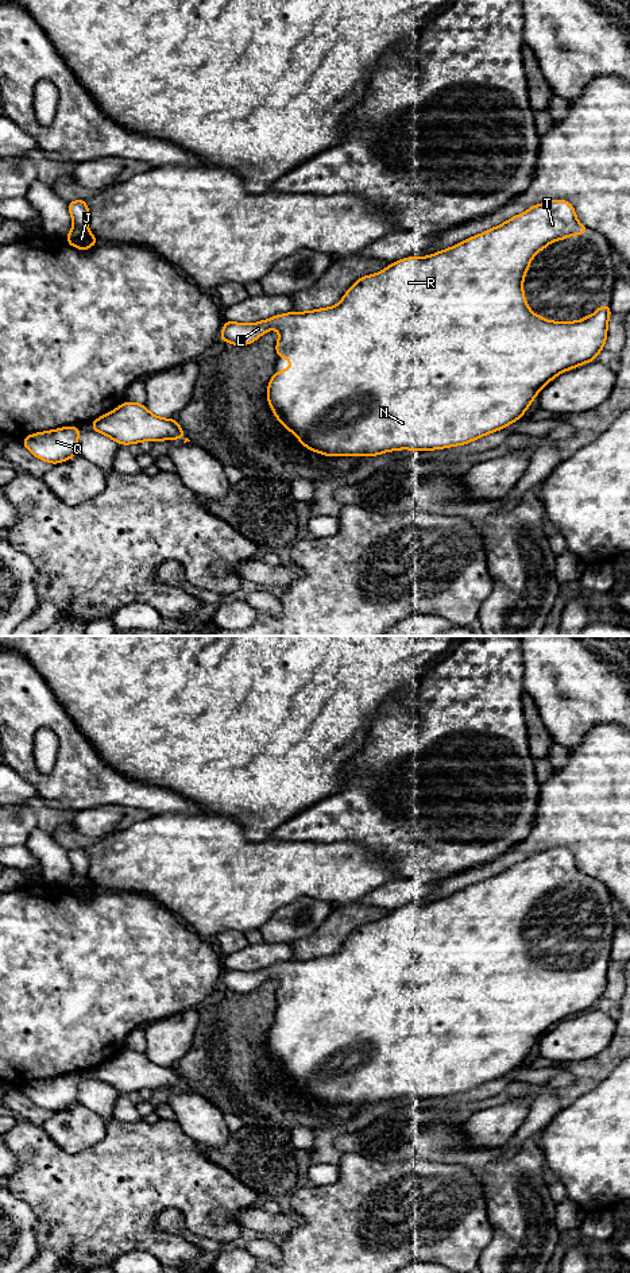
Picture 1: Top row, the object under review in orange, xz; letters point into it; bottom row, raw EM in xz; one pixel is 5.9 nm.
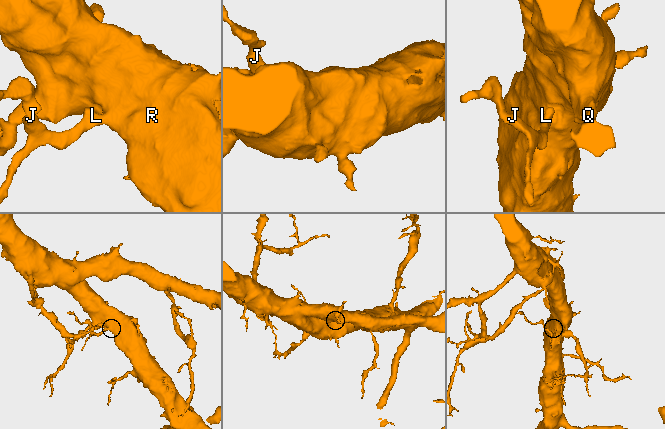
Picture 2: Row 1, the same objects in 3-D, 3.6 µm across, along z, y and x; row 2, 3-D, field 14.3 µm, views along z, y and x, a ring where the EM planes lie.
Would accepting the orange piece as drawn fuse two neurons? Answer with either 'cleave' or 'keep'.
keep

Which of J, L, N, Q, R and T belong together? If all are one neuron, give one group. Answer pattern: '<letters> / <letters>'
J L N Q R T

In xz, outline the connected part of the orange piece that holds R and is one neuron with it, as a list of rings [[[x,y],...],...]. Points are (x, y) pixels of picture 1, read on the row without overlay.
[[[549,848],[530,855],[503,872],[480,883],[465,887],[451,896],[418,906],[417,903],[391,911],[378,922],[364,923],[357,927],[343,944],[343,948],[331,956],[309,960],[289,960],[254,972],[225,969],[220,987],[235,994],[254,991],[267,979],[277,976],[279,987],[275,992],[277,1004],[291,1007],[290,1018],[274,1021],[267,1034],[267,1049],[277,1068],[283,1072],[309,1099],[326,1104],[376,1104],[397,1098],[441,1098],[453,1093],[468,1092],[491,1080],[496,1080],[519,1068],[527,1058],[538,1039],[563,1019],[568,1019],[596,1007],[607,988],[607,973],[611,953],[600,953],[592,964],[584,964],[581,969],[546,969],[544,964],[536,964],[523,946],[523,923],[536,899],[544,899],[553,888],[565,888],[569,883],[587,883],[588,876],[576,867],[575,856],[567,848]]]

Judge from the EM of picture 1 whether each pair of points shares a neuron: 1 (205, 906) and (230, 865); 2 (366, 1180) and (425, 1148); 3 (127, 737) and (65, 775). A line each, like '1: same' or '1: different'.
1: same
2: different
3: different

